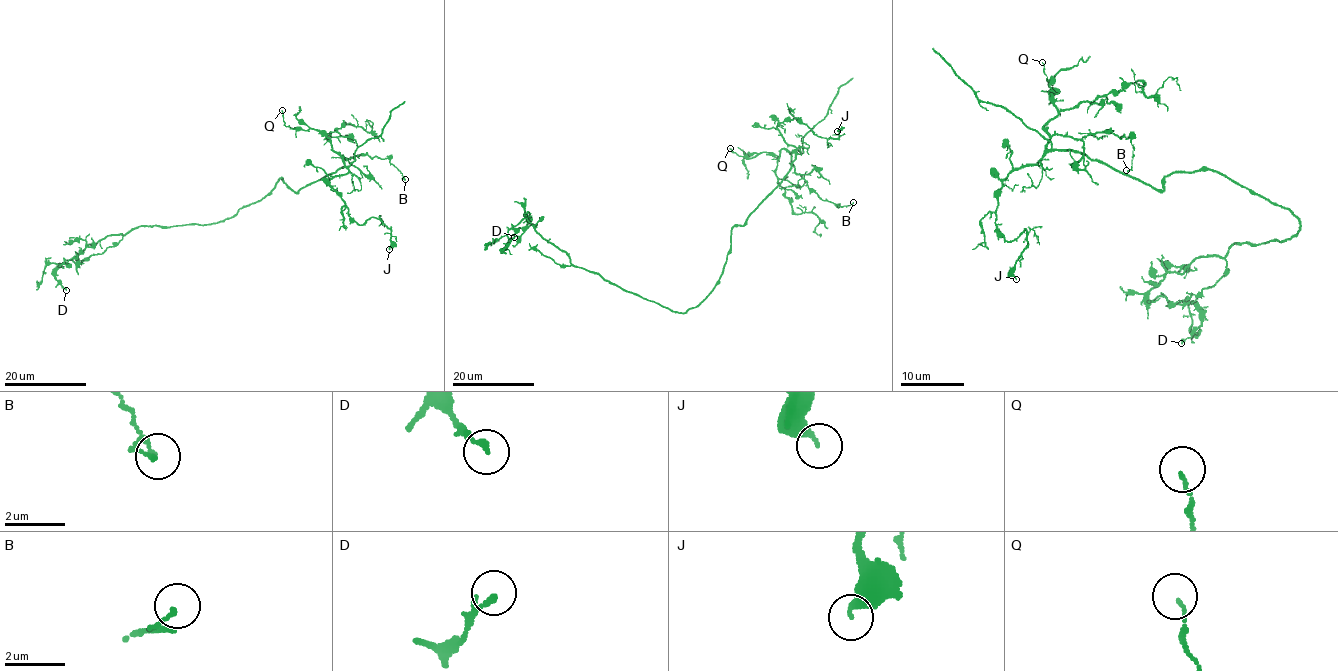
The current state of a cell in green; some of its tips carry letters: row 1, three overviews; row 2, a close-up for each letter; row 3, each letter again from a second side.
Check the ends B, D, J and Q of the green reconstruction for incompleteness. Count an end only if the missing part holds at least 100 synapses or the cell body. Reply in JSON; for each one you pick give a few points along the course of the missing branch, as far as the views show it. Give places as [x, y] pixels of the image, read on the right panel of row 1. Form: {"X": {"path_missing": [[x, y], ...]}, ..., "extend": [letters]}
{"extend": []}

